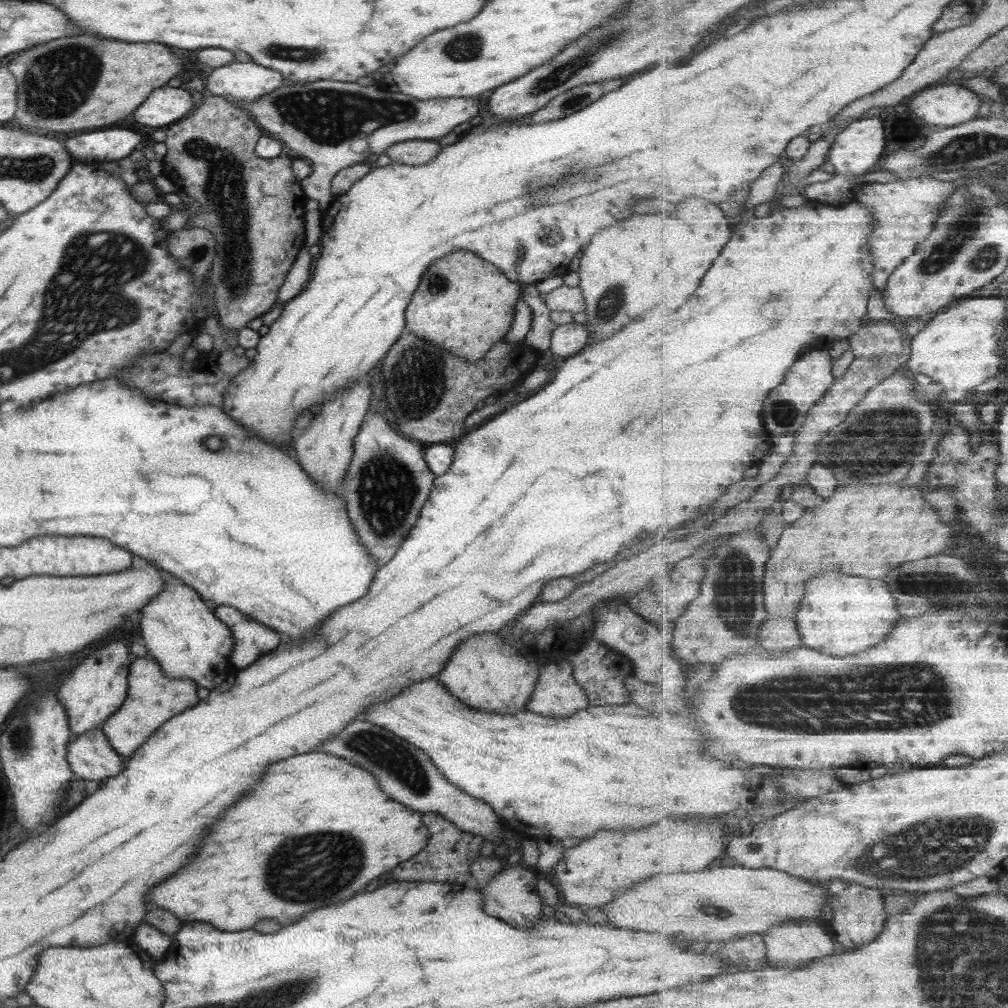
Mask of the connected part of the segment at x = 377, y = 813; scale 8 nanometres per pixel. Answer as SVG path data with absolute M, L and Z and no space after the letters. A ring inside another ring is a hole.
M319 751L291 756L285 758L283 762L271 764L269 770L265 770L261 782L249 792L249 796L245 796L235 806L231 806L225 814L221 814L221 820L217 820L217 824L211 826L211 832L207 834L205 844L201 844L201 852L193 858L193 862L189 862L189 866L181 868L175 876L171 876L165 882L161 882L159 886L155 886L149 892L147 898L149 898L149 904L173 912L183 922L207 922L211 927L219 931L232 931L235 933L248 930L253 928L255 922L259 922L259 920L275 920L281 926L287 926L289 922L297 922L297 918L301 918L301 914L307 914L309 910L331 906L331 904L343 902L345 898L355 896L361 888L365 888L367 882L371 882L373 878L377 878L383 872L393 870L397 864L401 864L401 862L405 862L411 856L421 852L427 846L429 835L427 827L422 823L422 815L419 811L399 806L397 802L387 798L379 790L377 780L369 772L365 772L363 768L359 770L359 766L349 764L345 759ZM277 874L283 876L283 884L269 882L269 878L277 876Z

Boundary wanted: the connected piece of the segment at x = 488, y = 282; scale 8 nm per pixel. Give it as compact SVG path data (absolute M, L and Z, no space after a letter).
M455 250L431 262L421 274L404 310L405 331L433 340L433 344L466 361L479 360L508 331L521 287L475 254Z

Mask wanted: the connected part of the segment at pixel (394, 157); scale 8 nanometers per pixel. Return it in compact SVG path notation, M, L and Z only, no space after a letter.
M408 140L392 144L384 152L392 163L417 166L431 162L440 151L440 145L436 141L414 141Z

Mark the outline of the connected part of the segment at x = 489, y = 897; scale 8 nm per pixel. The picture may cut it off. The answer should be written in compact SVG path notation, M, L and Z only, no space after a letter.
M502 868L493 878L490 878L489 882L486 882L485 886L478 889L482 894L483 912L493 918L501 918L516 930L528 930L533 927L533 924L542 918L541 900L535 894L537 877L538 875L531 874L531 868L530 872L523 868Z

